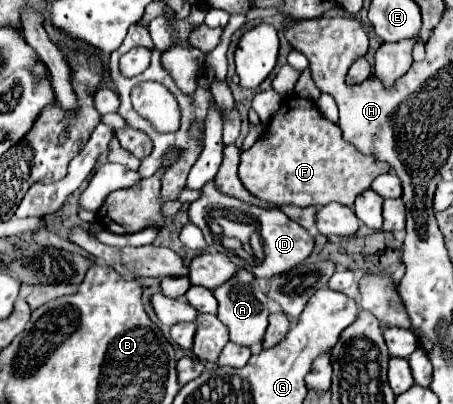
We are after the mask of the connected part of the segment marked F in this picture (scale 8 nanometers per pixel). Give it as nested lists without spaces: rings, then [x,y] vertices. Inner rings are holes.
[[[288,96],[266,126],[266,132],[250,150],[242,152],[238,176],[244,188],[268,202],[270,208],[284,204],[324,206],[330,202],[352,206],[356,196],[368,190],[372,180],[388,170],[390,166],[386,162],[366,156],[346,142],[340,128],[326,120],[314,102]]]

